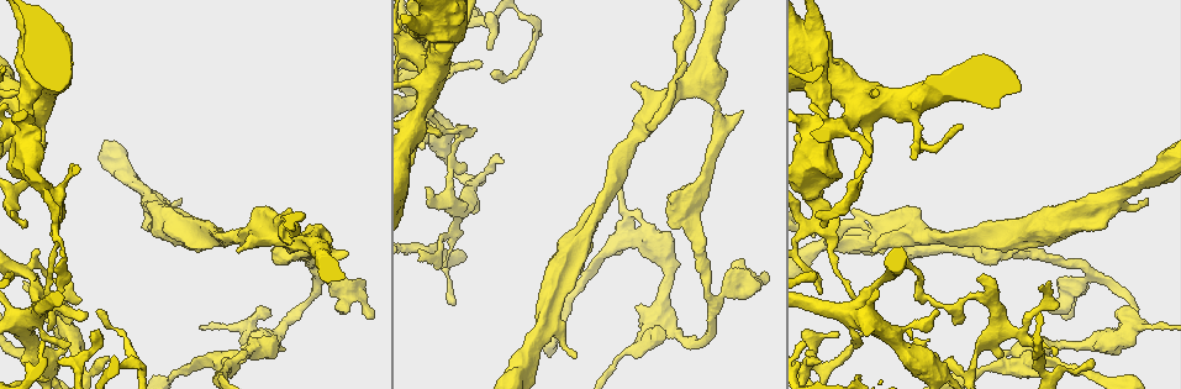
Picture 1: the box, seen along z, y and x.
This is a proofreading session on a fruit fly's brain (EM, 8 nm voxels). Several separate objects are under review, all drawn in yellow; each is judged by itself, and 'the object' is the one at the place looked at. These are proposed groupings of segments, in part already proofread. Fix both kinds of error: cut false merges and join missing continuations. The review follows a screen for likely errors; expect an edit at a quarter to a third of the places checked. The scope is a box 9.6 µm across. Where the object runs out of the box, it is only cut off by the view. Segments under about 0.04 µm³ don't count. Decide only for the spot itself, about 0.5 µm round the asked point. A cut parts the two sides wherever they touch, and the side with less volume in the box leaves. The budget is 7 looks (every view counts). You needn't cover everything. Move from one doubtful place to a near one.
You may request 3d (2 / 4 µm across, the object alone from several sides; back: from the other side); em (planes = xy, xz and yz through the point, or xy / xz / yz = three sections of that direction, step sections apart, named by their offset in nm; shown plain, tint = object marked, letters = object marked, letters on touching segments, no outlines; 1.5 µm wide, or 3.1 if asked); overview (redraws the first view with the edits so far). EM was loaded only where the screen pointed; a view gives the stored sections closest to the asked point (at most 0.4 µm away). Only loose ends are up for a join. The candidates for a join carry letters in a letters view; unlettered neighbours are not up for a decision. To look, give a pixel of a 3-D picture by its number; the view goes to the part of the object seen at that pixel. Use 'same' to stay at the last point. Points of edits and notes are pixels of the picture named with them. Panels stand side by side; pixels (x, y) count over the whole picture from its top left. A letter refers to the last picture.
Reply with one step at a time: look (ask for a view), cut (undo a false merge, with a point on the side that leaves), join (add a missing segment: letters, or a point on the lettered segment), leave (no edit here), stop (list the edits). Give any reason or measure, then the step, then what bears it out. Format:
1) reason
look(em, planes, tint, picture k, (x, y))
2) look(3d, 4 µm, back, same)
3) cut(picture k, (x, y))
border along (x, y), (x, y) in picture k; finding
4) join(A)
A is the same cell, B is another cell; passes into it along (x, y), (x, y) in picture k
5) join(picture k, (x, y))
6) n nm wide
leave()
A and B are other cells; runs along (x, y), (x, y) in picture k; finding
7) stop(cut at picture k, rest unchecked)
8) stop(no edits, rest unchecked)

free end
look(em, planes, letters, picture 1, (641, 211))

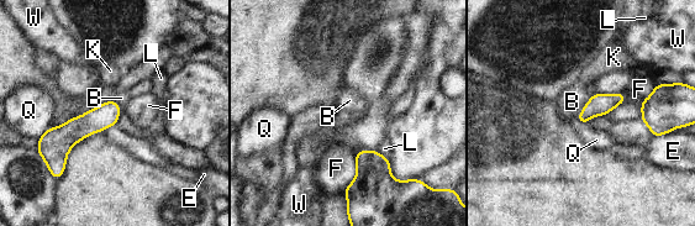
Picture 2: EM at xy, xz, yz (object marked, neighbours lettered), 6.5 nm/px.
leave()
B, E, F, K, L, Q and W are other cells; runs along (117, 110), (64, 137), (51, 137) in picture 2; no lettered segment goes on from it

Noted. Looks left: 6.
thin end
look(3d, 4 µm, picture 1, (453, 305))

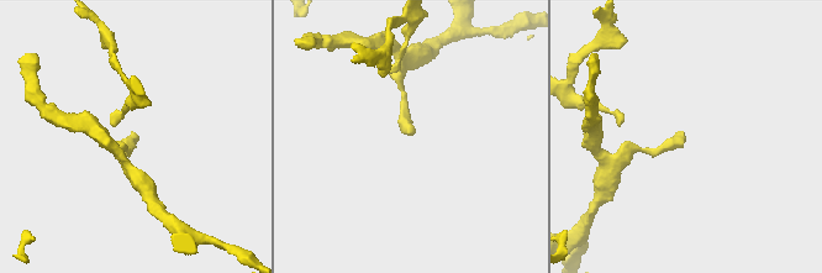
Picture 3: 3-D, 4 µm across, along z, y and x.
look(em, yz, step 4, tint, picture 3, (412, 132))

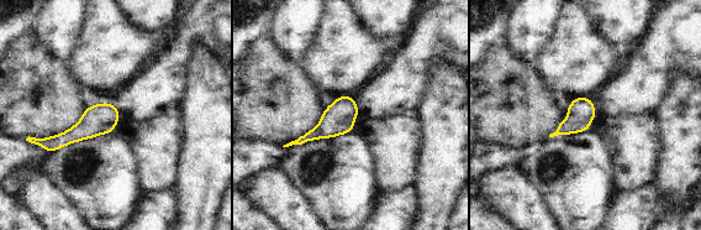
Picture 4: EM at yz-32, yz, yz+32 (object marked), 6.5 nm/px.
look(em, xy, step 4, letters, same)

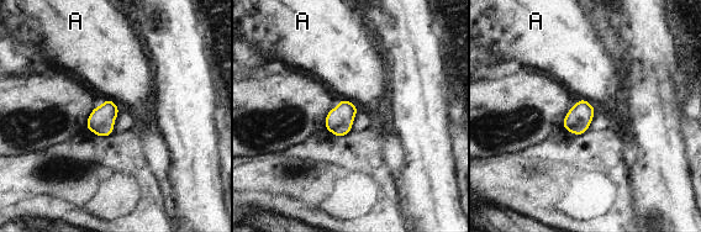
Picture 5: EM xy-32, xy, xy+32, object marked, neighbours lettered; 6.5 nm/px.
160 nm wide
leave()
A is another cell; border along (341, 98), (348, 99), (357, 107) in picture 5; none of them fits

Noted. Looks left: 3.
look(em, planes, letters, picture 1, (822, 199))

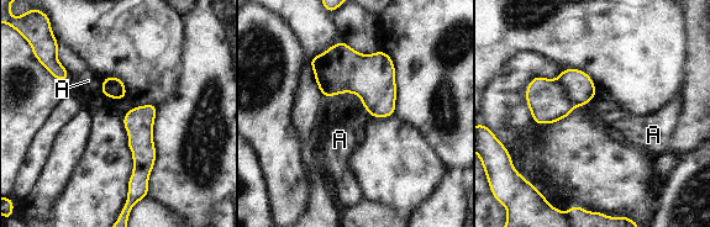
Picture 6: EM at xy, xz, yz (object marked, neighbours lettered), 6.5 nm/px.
A touches over 200 nm
cut(picture 6, (548, 101))
A is another cell; the part that leaves runs along (151, 107), (142, 117), (136, 189) in picture 6; a second neuron is stuck on

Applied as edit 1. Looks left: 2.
stop(cut at picture 6, rest unchecked)

